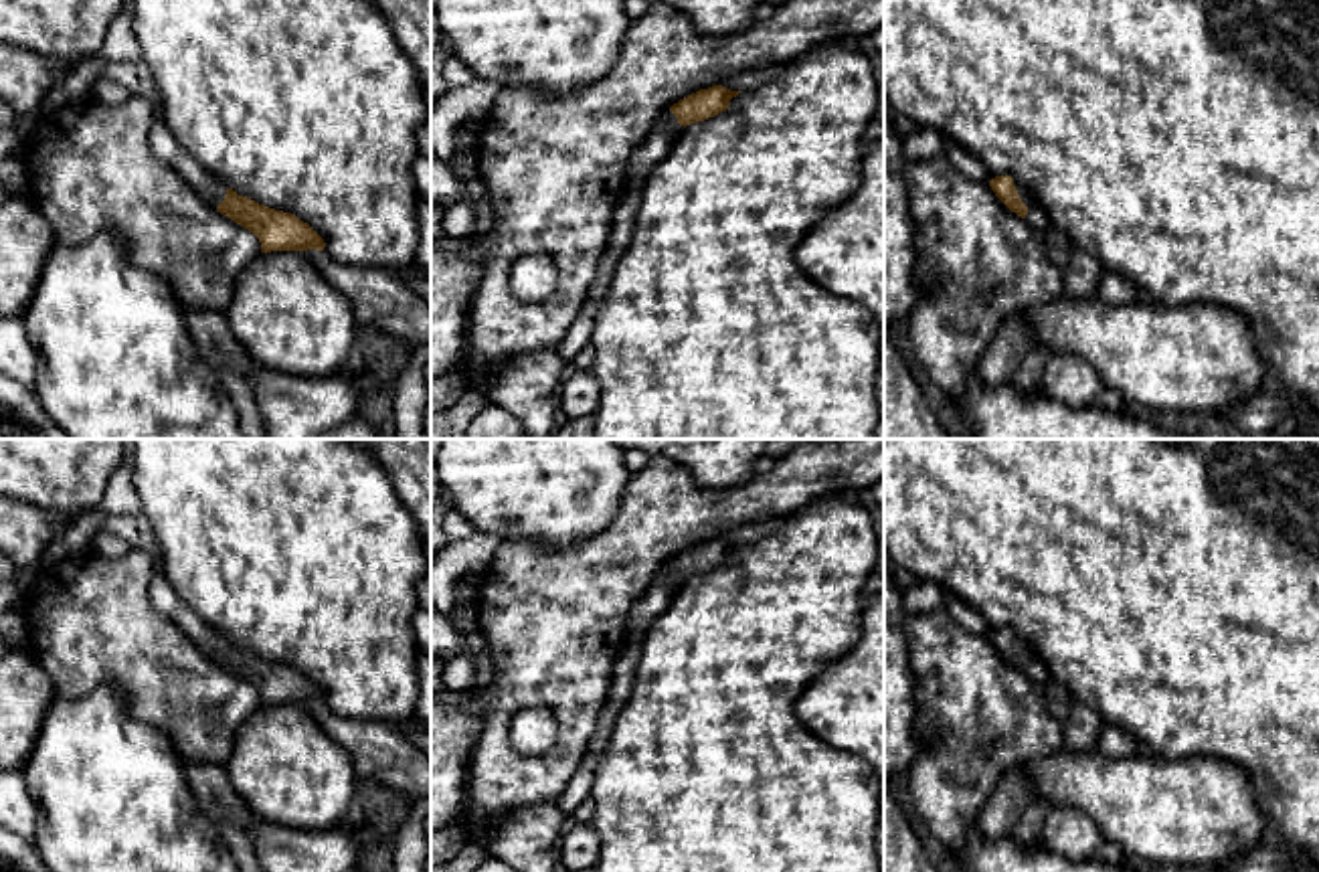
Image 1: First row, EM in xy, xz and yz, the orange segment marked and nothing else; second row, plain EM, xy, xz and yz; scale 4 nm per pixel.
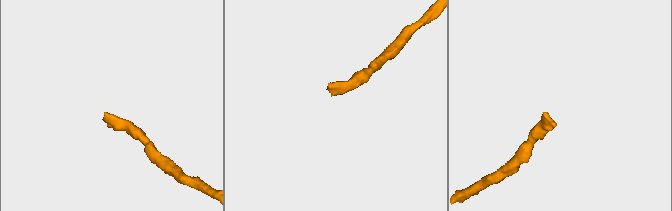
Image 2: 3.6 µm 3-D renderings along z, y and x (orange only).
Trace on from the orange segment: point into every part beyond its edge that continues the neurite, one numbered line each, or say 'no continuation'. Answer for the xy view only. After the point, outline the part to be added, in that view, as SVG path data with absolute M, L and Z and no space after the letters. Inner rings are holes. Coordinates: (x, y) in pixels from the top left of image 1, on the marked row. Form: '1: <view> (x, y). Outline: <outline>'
1: xy (162, 142). Outline: M156 113L150 125L150 148L176 170L190 188L194 188L212 208L216 208L227 194L227 182L202 168L172 136L164 119Z

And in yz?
1: yz (1038, 219). Outline: M1014 180L1014 186L1022 202L1028 206L1026 221L1030 223L1034 231L1044 233L1050 227L1048 212L1020 182Z

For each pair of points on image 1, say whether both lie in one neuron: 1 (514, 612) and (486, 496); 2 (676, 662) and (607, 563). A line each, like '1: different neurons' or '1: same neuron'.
1: different neurons
2: different neurons

